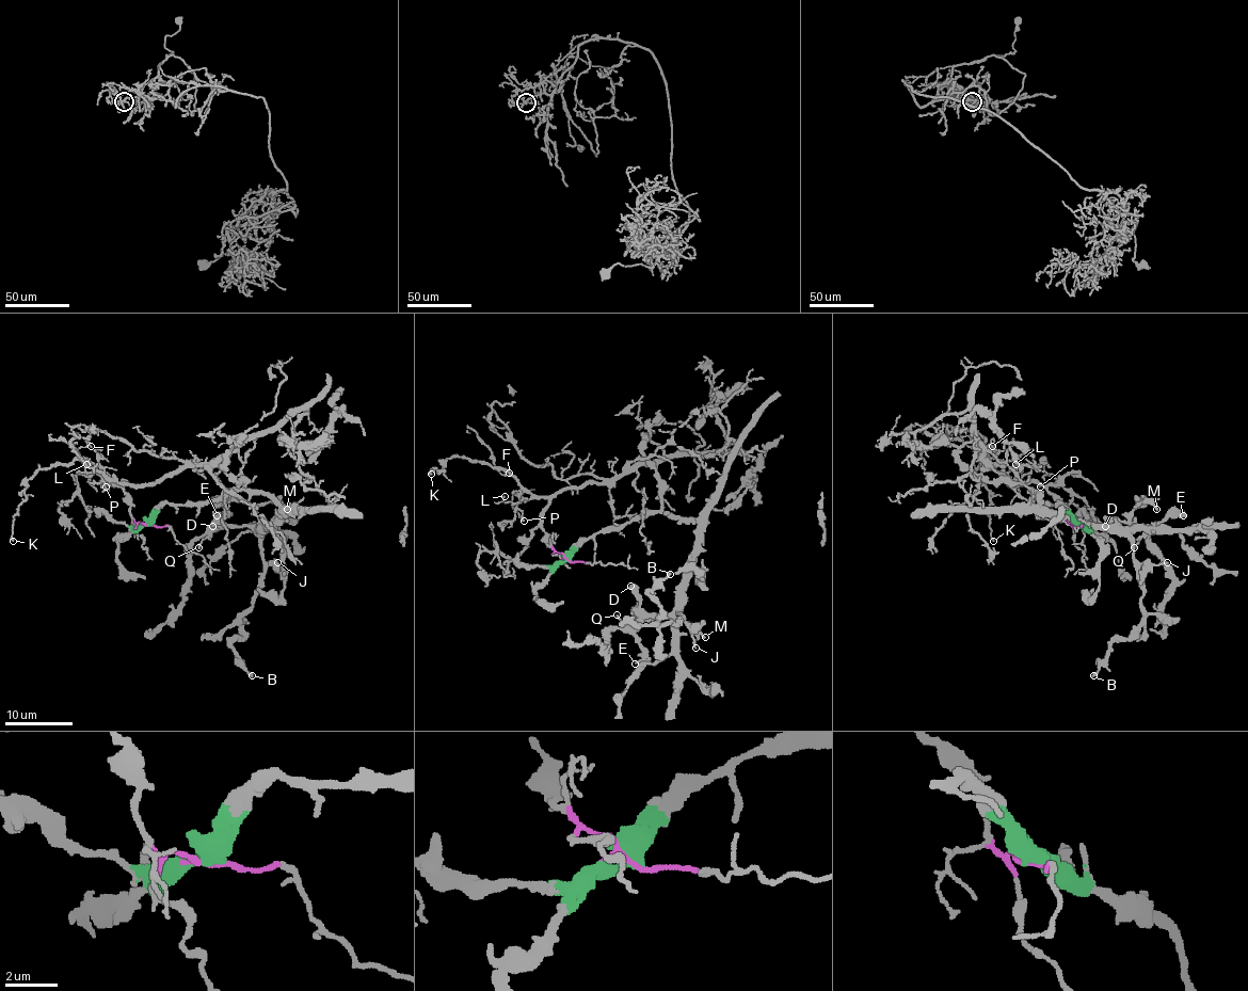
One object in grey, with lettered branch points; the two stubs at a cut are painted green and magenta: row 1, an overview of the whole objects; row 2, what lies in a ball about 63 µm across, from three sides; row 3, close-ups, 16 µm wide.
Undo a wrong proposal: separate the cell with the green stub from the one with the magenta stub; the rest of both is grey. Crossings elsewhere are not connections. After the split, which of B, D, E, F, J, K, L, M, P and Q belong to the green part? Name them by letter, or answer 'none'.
B, D, E, J, M, Q

